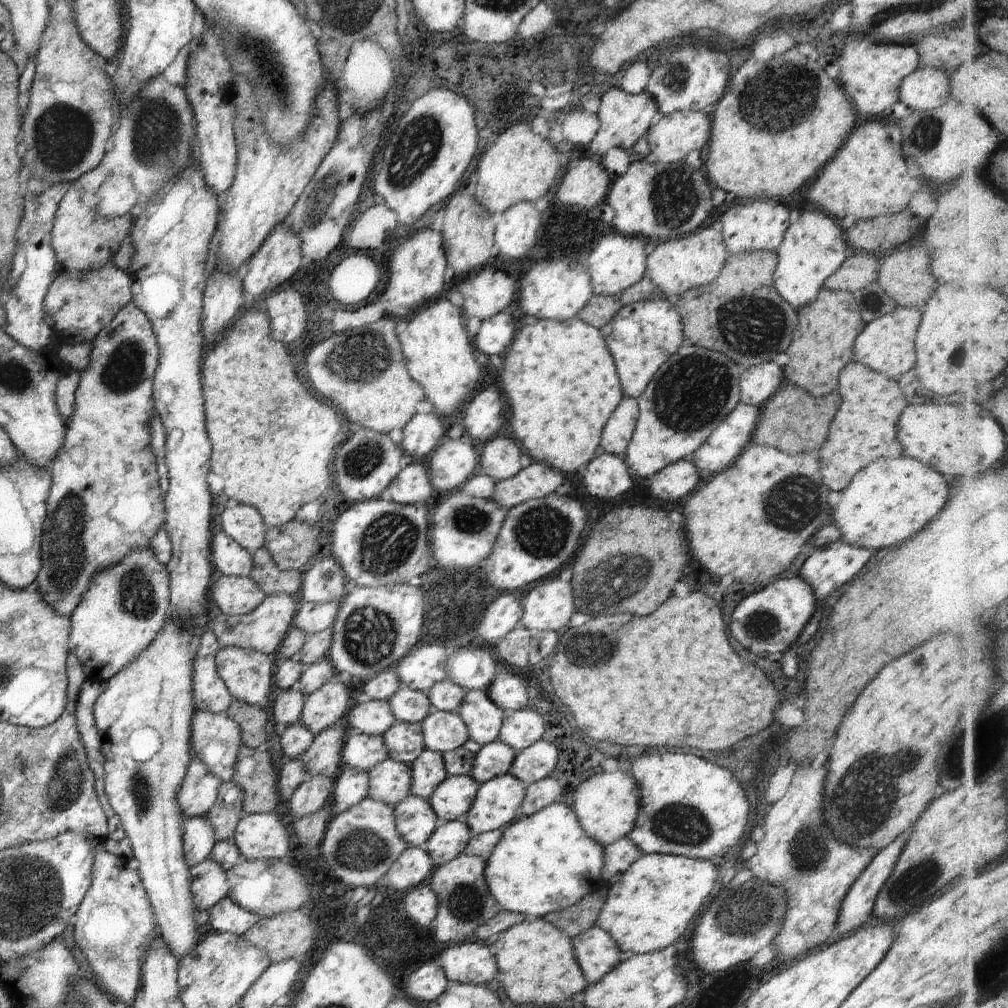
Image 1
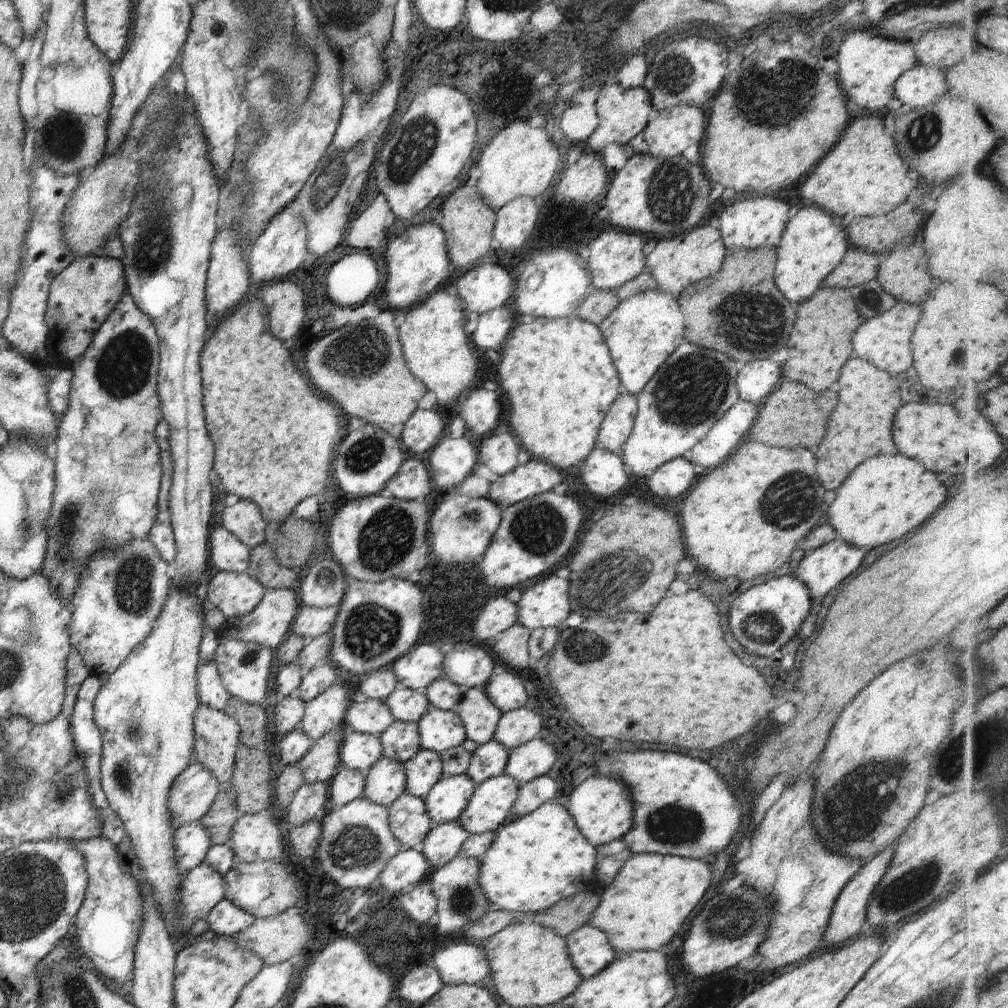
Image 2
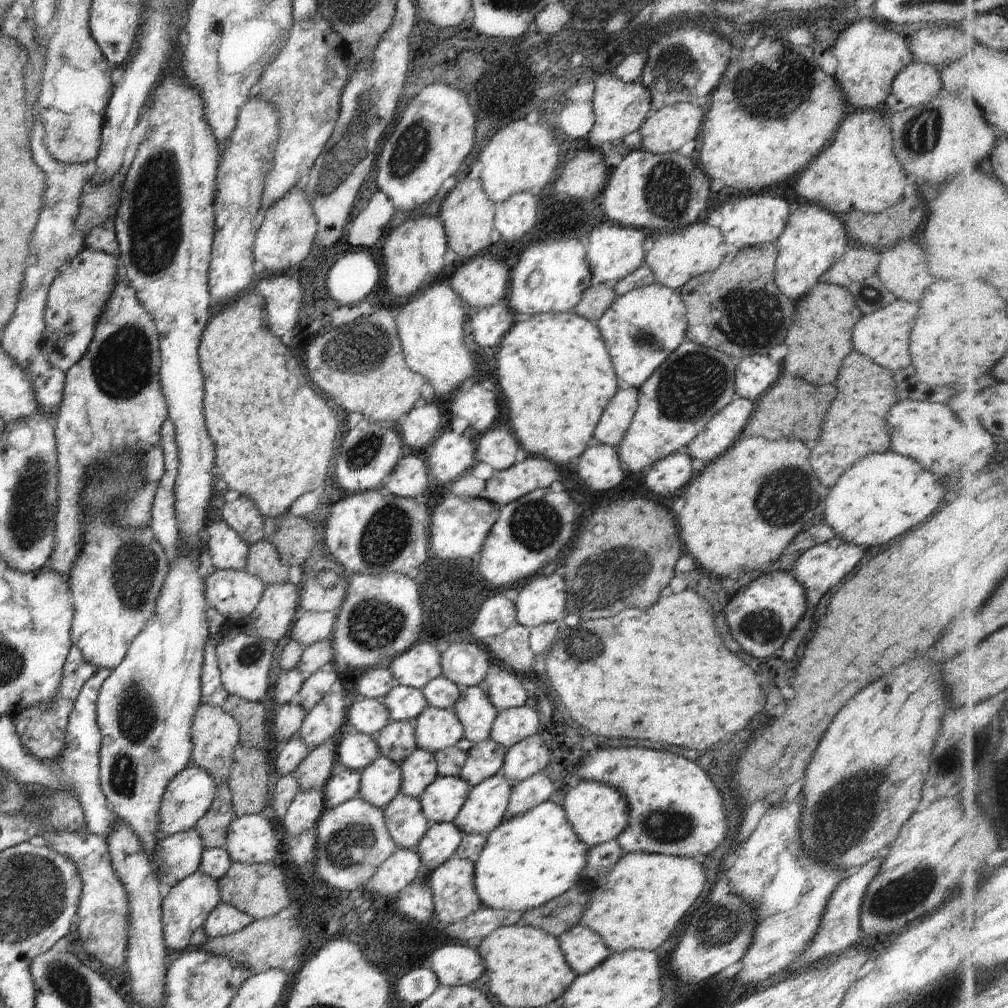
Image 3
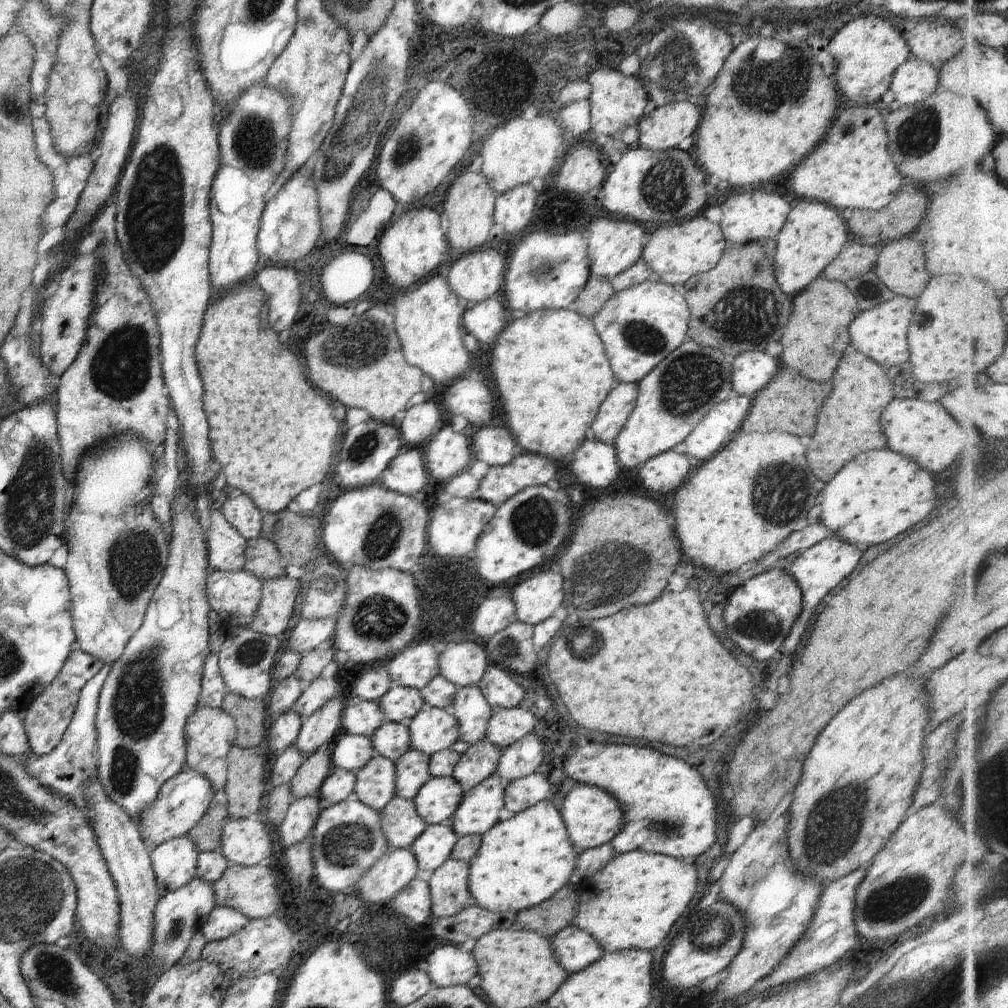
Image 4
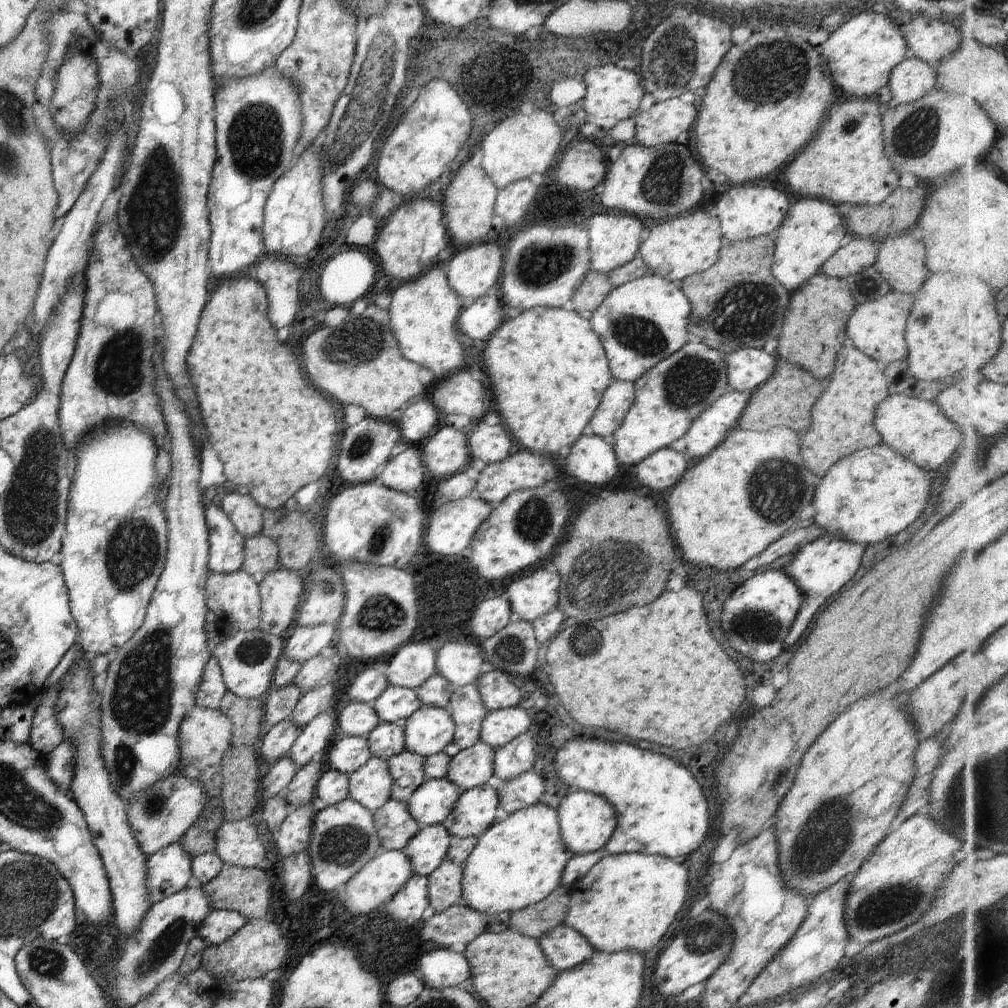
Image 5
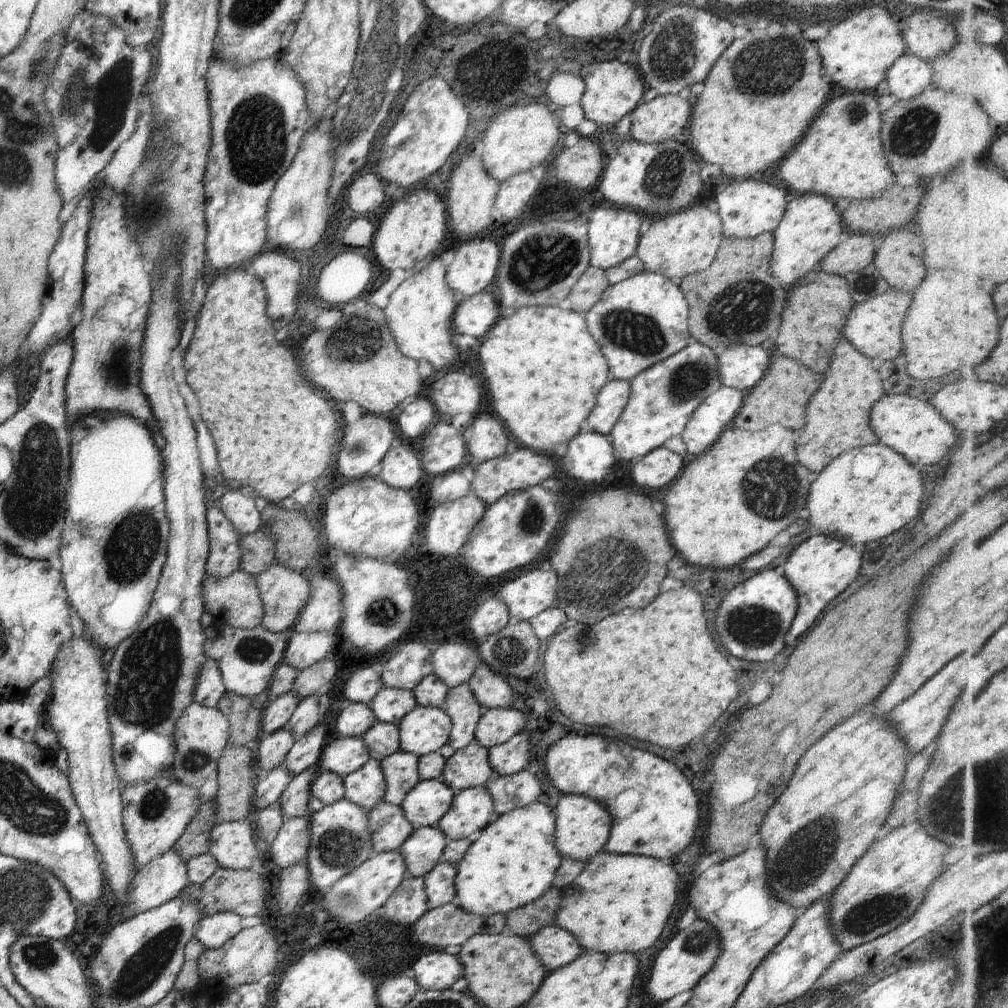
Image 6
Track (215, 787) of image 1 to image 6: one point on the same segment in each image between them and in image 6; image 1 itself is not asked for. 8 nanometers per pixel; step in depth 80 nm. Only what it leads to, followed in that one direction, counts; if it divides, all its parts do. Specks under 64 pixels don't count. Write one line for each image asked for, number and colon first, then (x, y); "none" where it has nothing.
2: (193, 792)
3: (187, 797)
4: (182, 800)
5: (159, 816)
6: (156, 813)

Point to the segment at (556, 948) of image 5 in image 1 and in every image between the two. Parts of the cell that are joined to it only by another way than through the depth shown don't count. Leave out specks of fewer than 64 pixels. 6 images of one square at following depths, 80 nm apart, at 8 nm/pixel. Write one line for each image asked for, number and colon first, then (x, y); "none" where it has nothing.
1: (597, 953)
2: (589, 950)
3: (583, 949)
4: (574, 948)

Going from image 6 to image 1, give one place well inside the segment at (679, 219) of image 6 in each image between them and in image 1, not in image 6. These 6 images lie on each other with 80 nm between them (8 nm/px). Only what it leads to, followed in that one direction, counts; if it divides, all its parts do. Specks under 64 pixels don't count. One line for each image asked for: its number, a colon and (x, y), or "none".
1: (676, 265)
2: (675, 262)
3: (676, 257)
4: (675, 252)
5: (679, 247)

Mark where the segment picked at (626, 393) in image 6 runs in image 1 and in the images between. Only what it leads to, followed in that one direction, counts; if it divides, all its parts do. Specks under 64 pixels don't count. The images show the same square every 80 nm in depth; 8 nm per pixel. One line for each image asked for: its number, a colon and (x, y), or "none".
1: (617, 432)
2: (619, 420)
3: (618, 413)
4: (613, 413)
5: (616, 400)

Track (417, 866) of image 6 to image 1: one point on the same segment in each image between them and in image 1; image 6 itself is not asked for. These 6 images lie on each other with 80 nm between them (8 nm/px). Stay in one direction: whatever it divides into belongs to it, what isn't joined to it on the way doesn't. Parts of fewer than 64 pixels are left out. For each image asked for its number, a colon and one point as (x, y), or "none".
1: (449, 839)
2: (443, 842)
3: (439, 843)
4: (433, 847)
5: (426, 851)

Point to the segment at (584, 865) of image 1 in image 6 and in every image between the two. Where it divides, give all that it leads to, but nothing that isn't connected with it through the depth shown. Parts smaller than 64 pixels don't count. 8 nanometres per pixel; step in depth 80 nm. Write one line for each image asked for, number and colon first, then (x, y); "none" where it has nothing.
2: (536, 860)
3: (534, 857)
4: (522, 861)
5: (516, 863)
6: (514, 861)

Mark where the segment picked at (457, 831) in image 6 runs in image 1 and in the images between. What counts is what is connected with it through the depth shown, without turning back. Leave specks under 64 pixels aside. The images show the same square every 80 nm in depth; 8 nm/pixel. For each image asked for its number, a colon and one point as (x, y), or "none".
1: (496, 802)
2: (490, 803)
3: (483, 811)
4: (477, 812)
5: (475, 810)

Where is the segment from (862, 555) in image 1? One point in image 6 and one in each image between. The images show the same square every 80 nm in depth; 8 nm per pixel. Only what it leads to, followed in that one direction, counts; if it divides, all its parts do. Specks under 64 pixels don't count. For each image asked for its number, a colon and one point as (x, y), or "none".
2: (821, 569)
3: (819, 569)
4: (820, 568)
5: (820, 568)
6: (822, 566)

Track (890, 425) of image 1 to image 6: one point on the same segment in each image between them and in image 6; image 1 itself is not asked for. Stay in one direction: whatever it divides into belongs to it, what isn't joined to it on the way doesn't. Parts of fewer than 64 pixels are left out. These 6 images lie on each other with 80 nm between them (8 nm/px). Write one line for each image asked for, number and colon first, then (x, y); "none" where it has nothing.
2: (860, 427)
3: (855, 425)
4: (850, 426)
5: (843, 422)
6: (838, 416)

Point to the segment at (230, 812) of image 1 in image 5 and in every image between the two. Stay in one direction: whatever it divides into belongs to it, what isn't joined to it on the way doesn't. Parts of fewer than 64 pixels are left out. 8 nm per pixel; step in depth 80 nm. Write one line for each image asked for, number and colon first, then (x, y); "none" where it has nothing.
2: (218, 821)
3: (212, 827)
4: (206, 835)
5: (199, 838)

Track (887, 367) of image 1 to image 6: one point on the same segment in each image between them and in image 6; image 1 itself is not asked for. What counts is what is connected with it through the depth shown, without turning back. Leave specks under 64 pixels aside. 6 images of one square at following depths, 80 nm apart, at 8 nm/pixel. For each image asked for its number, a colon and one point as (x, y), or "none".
2: (885, 340)
3: (883, 336)
4: (880, 333)
5: (877, 328)
6: (874, 328)

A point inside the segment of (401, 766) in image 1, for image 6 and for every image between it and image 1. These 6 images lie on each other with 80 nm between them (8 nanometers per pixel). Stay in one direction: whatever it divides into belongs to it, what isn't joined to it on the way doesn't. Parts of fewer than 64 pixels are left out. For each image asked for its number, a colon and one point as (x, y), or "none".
2: (385, 780)
3: (380, 781)
4: (375, 785)
5: (370, 785)
6: (365, 787)

